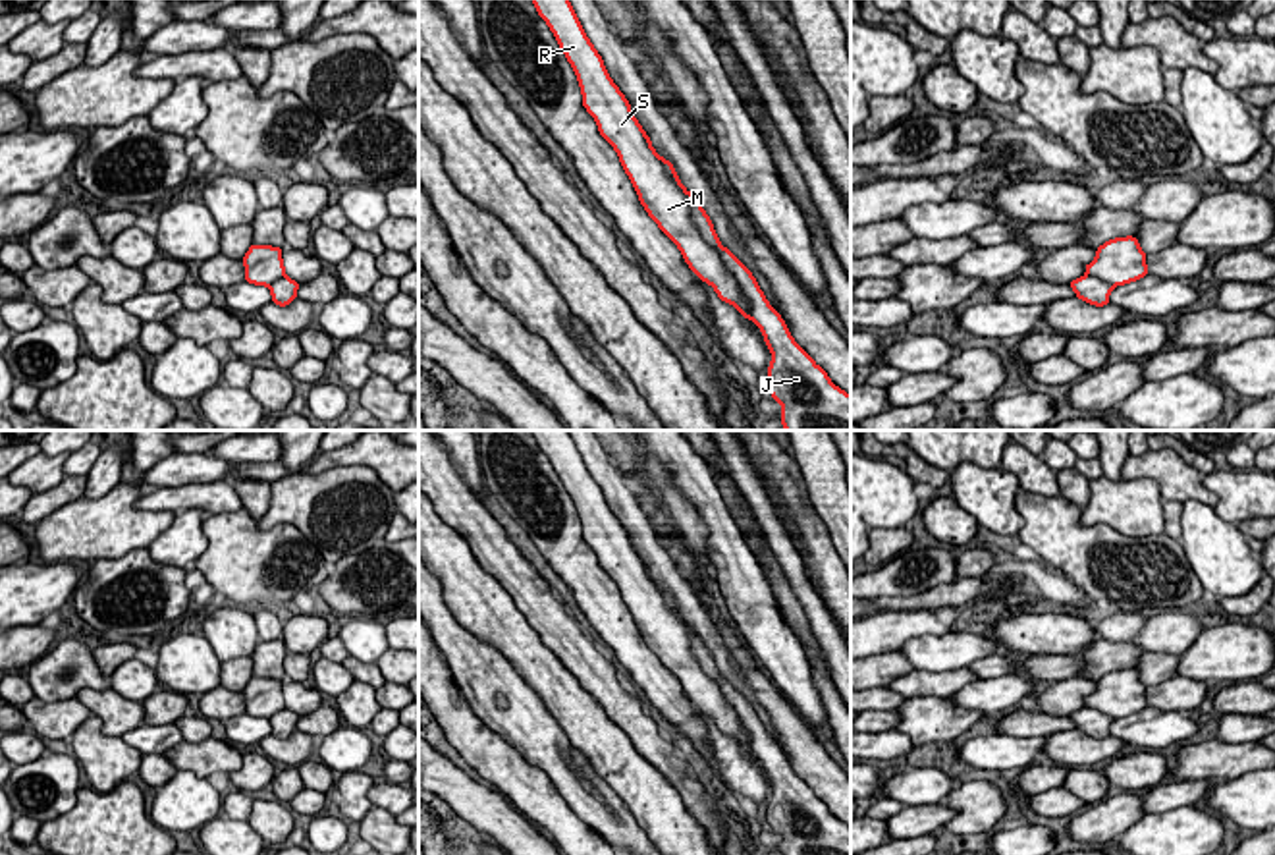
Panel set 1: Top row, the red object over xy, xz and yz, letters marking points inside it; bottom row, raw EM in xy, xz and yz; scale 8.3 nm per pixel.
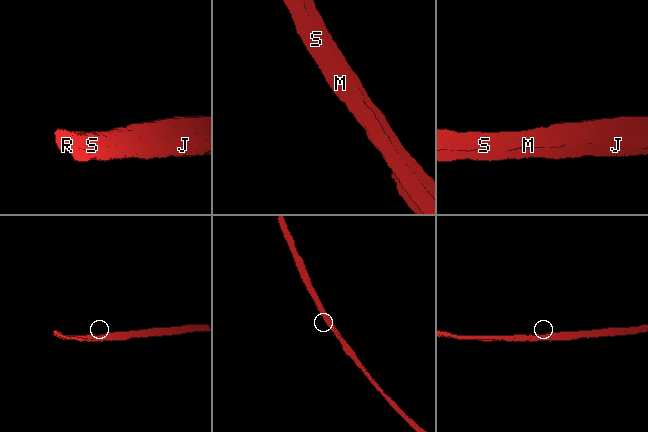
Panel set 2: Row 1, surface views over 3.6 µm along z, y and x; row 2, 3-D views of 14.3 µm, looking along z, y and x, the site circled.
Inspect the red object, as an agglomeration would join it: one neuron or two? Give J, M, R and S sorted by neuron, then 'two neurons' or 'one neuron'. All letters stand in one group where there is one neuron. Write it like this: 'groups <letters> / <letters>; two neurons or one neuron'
groups J / M R S; two neurons

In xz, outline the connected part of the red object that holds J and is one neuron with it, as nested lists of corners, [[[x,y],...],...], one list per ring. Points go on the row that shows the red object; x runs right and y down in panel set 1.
[[[658,152],[656,156],[665,174],[687,195],[700,235],[718,251],[750,305],[750,318],[762,330],[772,351],[766,388],[781,403],[781,427],[787,430],[851,430],[851,396],[837,388],[827,372],[793,340],[785,320],[768,303],[752,272],[719,243],[710,216],[679,181],[673,164]]]

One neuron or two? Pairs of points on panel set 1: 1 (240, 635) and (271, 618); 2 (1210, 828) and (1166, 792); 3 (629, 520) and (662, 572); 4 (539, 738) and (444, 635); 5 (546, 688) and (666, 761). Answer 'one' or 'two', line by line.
1: two
2: two
3: one
4: one
5: two

